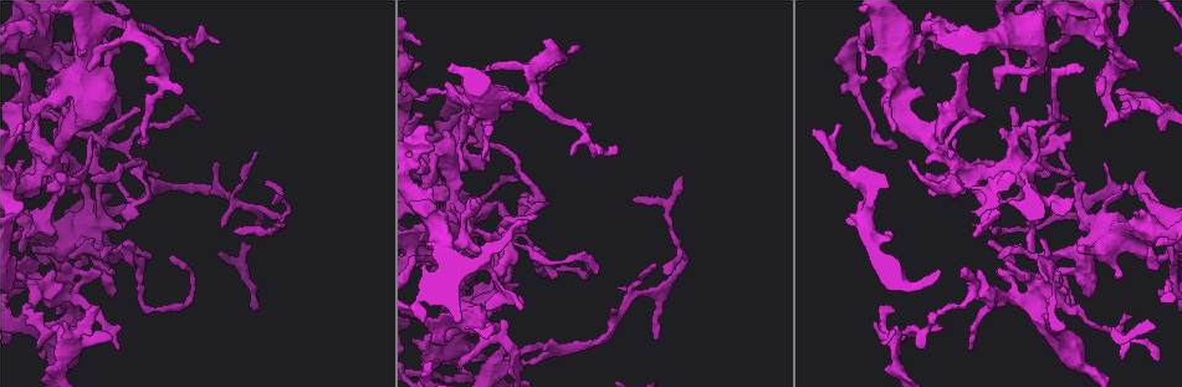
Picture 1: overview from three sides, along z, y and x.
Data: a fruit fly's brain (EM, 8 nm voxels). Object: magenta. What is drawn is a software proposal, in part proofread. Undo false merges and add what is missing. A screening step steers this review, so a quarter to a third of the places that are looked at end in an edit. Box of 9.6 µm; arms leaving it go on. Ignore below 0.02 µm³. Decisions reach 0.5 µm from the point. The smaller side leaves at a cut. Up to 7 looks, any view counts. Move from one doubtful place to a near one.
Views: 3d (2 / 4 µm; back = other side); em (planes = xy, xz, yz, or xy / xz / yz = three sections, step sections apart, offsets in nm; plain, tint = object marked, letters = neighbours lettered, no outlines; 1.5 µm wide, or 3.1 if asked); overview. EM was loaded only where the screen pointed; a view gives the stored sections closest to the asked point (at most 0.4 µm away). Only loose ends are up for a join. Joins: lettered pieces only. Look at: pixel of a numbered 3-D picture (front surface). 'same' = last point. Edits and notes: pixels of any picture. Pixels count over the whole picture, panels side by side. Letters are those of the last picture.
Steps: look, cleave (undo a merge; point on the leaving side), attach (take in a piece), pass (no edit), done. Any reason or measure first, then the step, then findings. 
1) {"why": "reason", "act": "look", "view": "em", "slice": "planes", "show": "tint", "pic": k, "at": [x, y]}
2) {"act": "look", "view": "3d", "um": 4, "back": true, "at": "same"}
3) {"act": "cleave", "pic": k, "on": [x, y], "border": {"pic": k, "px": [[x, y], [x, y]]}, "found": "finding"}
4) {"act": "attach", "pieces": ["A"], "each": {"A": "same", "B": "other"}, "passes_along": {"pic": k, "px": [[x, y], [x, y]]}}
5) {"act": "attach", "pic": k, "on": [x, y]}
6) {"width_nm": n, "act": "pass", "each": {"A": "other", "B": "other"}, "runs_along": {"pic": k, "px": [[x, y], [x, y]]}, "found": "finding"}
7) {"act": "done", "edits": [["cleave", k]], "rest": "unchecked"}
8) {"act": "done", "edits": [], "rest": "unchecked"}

{"why": "three arms meet", "act": "look", "view": "em", "slice": "planes", "show": "letters", "pic": 1, "at": [92, 169]}

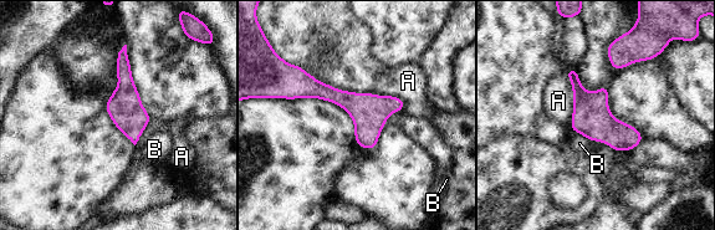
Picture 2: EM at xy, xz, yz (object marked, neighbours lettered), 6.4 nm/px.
{"act": "pass", "each": {"A": "other", "B": "other"}, "runs_along": {"pic": 2, "px": [[287, 93], [401, 103]]}, "found": "one cell here"}

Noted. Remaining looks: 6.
{"why": "an open end", "act": "look", "view": "em", "slice": "xz", "step": 4, "show": "tint", "pic": 1, "at": [473, 199]}

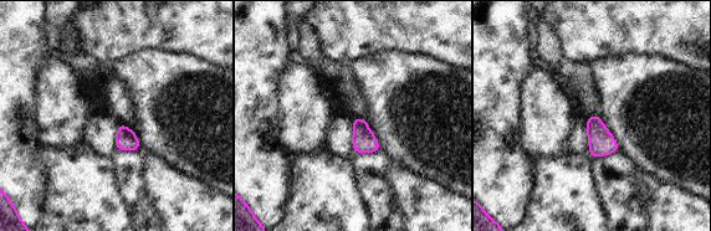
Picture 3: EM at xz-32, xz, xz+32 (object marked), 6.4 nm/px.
{"act": "look", "view": "em", "slice": "planes", "show": "letters", "at": "same"}

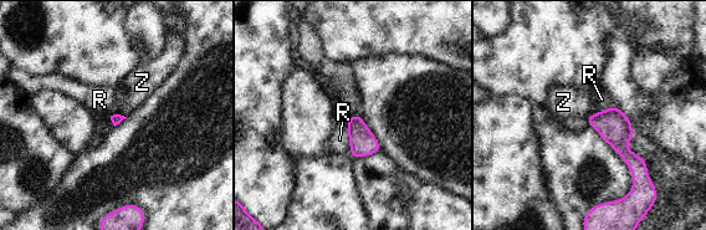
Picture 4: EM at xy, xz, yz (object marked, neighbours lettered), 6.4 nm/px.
{"longest_contact_nm": ["R", 240], "act": "pass", "each": {"R": "other", "Z": "other"}, "border": {"pic": 4, "px": [[346, 119], [351, 154]]}, "found": "none of them fits"}

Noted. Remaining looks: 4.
{"why": "abrupt turn", "act": "look", "view": "em", "slice": "planes", "show": "letters", "pic": 1, "at": [667, 206]}

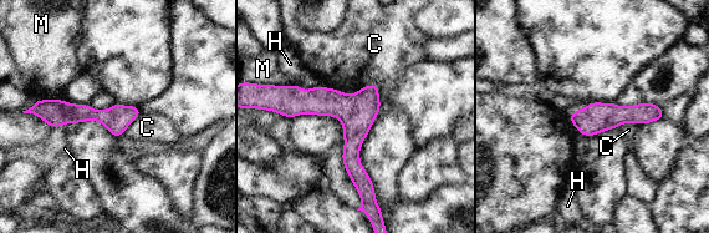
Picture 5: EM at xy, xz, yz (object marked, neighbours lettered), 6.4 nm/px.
{"act": "pass", "each": {"C": "other", "H": "other", "M": "other"}, "runs_along": {"pic": 5, "px": [[287, 90], [352, 123], [362, 193]]}, "found": "all the same cell"}

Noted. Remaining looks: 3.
{"act": "done", "edits": [], "rest": "unchecked"}

